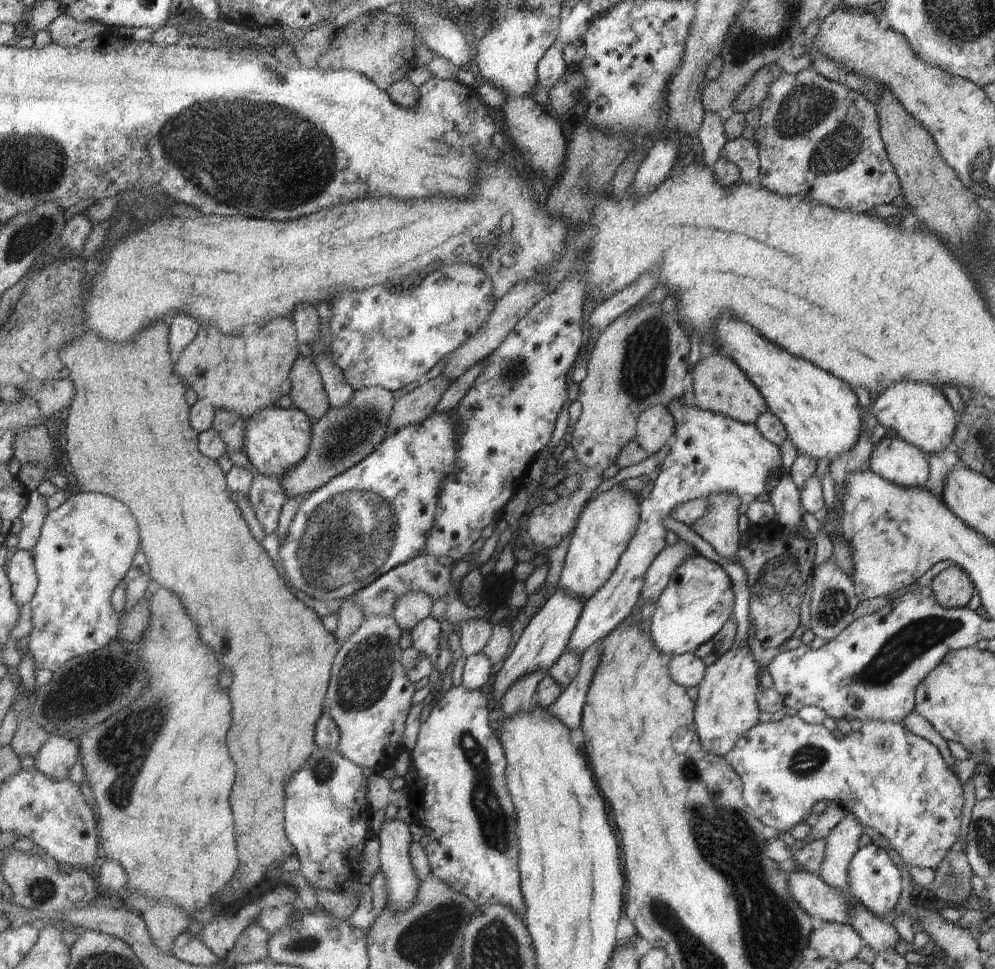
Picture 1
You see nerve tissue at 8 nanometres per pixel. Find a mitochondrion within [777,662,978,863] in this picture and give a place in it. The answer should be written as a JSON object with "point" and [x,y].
{"point":[808,760]}

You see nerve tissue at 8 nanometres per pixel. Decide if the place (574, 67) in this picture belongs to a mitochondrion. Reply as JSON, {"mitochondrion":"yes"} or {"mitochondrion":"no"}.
{"mitochondrion":"no"}

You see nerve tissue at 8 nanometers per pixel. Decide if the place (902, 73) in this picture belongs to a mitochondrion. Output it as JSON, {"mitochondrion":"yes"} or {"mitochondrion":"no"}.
{"mitochondrion":"no"}

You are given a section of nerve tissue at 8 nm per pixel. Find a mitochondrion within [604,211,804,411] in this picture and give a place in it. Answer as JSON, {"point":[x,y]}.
{"point":[647,355]}

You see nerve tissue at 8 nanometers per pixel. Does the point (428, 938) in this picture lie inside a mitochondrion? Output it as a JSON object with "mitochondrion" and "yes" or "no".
{"mitochondrion":"yes"}

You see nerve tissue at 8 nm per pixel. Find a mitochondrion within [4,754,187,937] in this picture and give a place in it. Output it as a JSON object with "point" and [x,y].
{"point":[41,891]}

